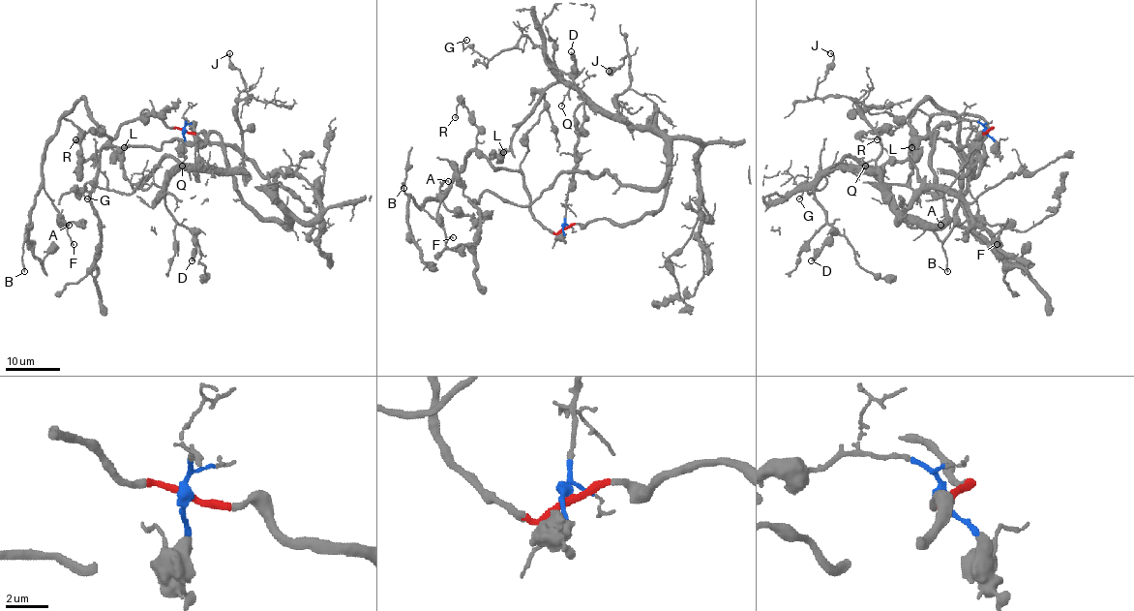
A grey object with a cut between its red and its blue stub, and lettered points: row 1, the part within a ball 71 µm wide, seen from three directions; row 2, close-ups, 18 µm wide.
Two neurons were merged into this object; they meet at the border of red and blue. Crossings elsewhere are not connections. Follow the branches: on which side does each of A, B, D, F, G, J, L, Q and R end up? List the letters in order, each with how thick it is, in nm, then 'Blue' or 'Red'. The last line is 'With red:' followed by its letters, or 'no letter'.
A: Thickness 180 nm. Red
B: Thickness 190 nm. Red
D: Thickness 320 nm. Blue
F: Thickness 140 nm. Red
G: Thickness 110 nm. Blue
J: Thickness 140 nm. Blue
L: Thickness 90 nm. Blue
Q: Thickness 110 nm. Blue
R: Thickness 120 nm. Red
With red: A, B, F, R

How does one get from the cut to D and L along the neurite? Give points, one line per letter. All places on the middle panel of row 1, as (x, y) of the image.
D: (563, 227), (578, 162), (575, 110), (582, 97), (545, 54), (550, 67), (569, 74), (575, 65), (570, 51)
L: (563, 227), (578, 162), (575, 110), (582, 97), (554, 83), (508, 150), (503, 151)

